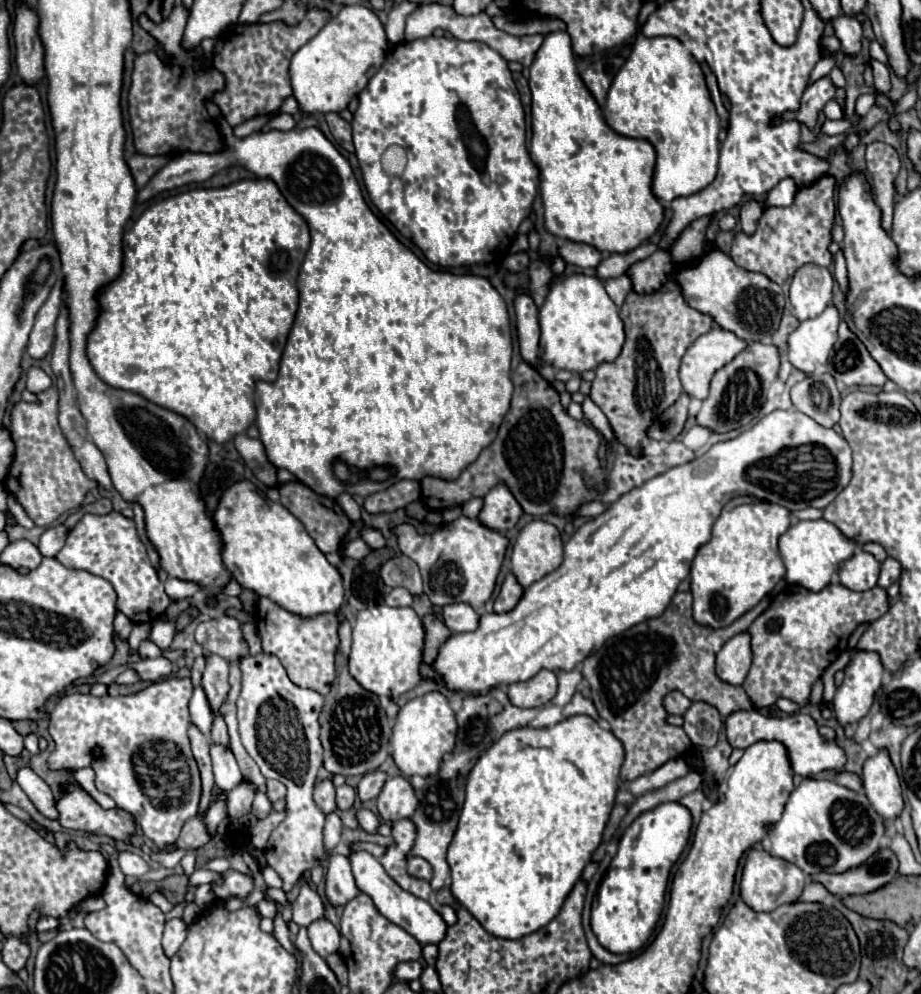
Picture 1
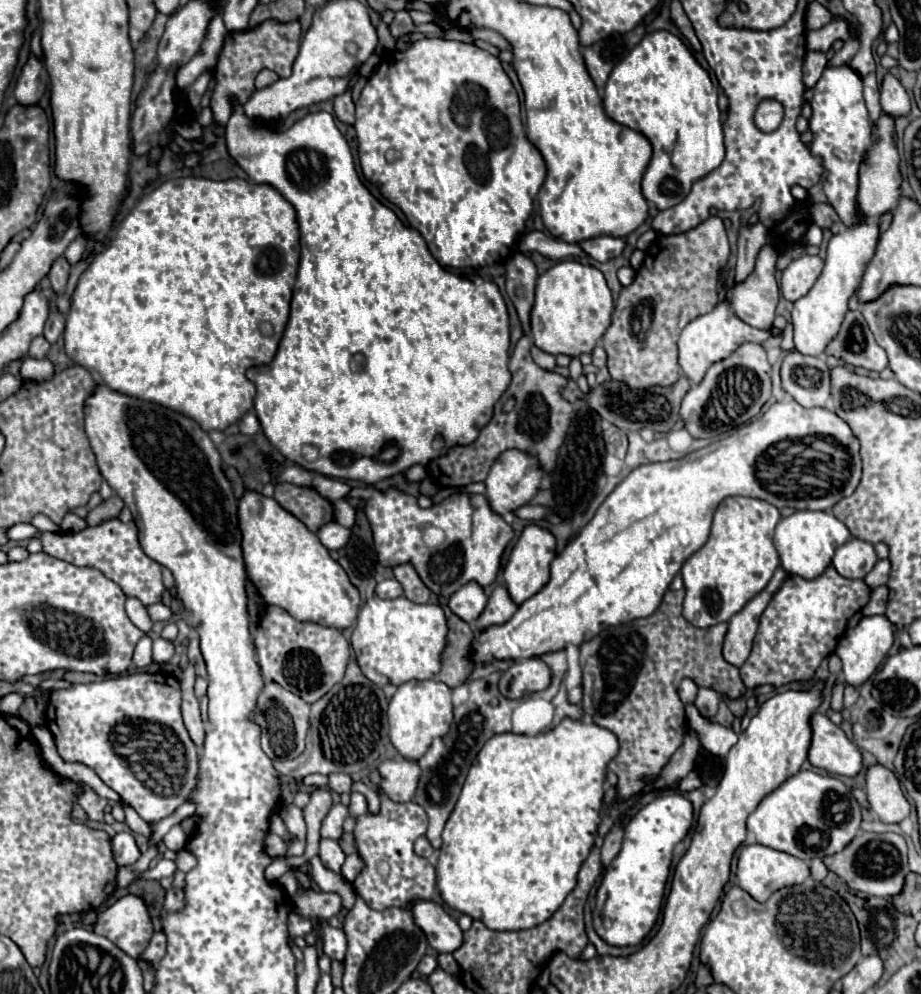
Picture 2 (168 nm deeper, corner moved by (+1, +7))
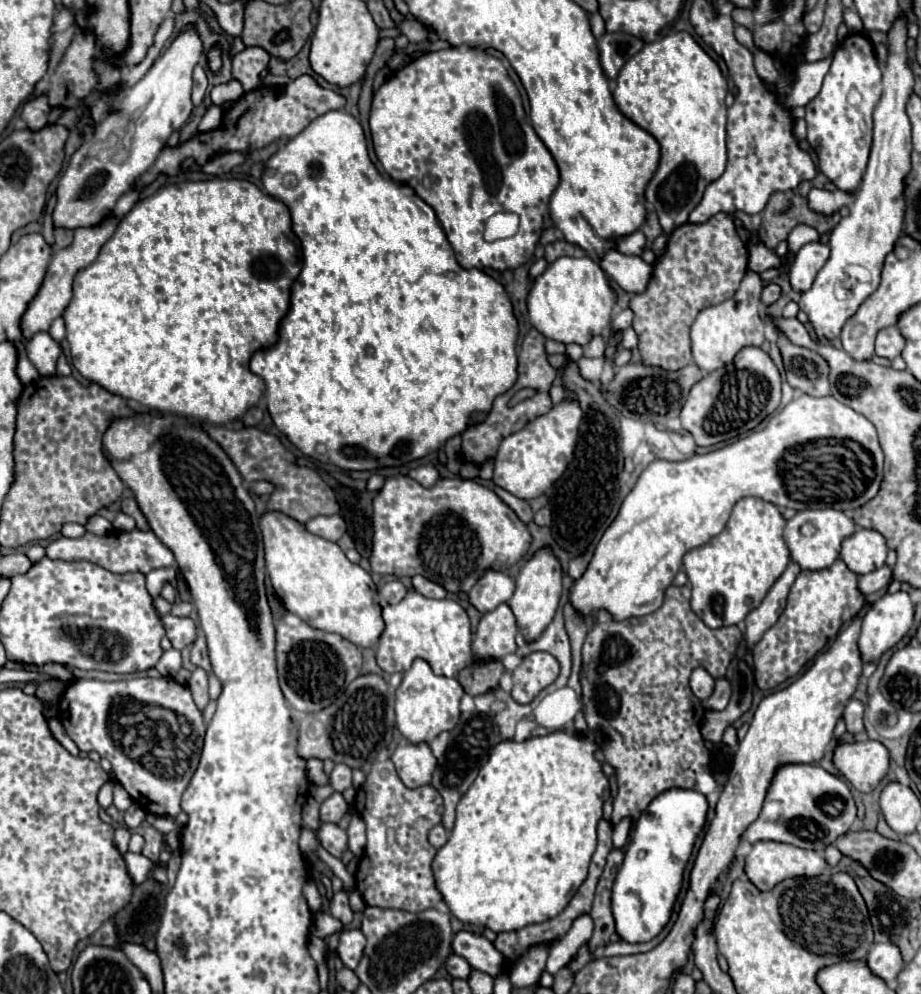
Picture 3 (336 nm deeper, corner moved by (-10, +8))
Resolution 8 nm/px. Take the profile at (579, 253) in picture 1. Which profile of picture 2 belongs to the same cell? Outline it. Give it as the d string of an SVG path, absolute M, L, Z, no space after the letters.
M594 237L588 241L582 241L580 247L596 261L608 261L614 257L620 257L624 247L626 247L626 239L624 237Z

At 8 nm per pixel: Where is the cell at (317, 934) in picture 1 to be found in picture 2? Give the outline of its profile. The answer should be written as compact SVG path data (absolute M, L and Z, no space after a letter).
M318 925L318 933L322 935L322 941L324 941L324 953L330 957L330 959L336 959L336 961L344 961L344 955L346 955L346 935L342 929L334 929L330 925Z

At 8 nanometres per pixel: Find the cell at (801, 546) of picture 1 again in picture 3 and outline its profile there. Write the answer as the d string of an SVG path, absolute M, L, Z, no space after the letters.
M801 510L785 526L785 542L791 552L791 560L797 562L803 570L825 570L839 558L841 542L855 534L855 524L839 510Z

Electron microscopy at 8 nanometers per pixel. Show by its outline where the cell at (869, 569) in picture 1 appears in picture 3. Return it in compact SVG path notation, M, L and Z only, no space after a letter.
M857 530L851 538L843 540L841 560L855 574L867 574L885 564L887 544L885 538L875 530Z

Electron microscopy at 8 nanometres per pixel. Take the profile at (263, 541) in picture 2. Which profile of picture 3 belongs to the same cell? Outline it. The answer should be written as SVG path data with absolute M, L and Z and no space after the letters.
M265 512L261 516L261 532L263 532L263 544L265 544L265 564L271 578L271 584L277 592L277 596L283 600L285 608L305 622L311 622L311 626L327 632L341 634L343 638L355 642L359 648L375 646L379 634L383 632L383 618L381 618L381 606L375 604L375 584L371 576L359 566L347 560L343 550L325 538L319 538L311 534L301 522L295 518L283 514L283 512Z

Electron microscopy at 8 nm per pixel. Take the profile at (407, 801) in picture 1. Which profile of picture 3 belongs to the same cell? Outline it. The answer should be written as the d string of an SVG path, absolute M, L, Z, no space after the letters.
M405 744L397 746L391 756L397 776L407 788L421 788L431 782L431 774L435 770L435 756L431 754L429 744Z

